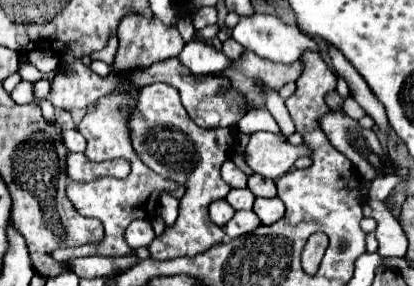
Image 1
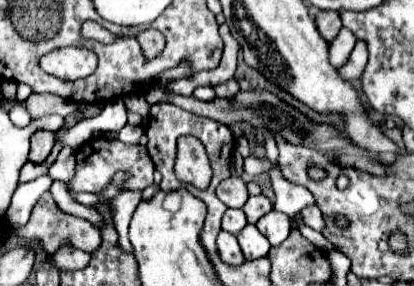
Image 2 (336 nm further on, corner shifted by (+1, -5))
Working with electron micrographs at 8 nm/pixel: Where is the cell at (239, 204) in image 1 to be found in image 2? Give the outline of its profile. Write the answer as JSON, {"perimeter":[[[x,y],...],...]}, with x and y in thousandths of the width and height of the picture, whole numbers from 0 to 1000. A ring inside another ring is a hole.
{"perimeter":[[[548,731],[543,752],[539,752],[539,801],[572,822],[587,794],[597,787],[597,766],[592,766],[592,745],[582,731]]]}

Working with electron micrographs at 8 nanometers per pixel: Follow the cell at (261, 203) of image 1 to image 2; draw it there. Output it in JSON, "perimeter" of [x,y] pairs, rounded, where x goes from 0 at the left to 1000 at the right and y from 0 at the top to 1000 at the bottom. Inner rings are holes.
{"perimeter":[[[659,731],[621,773],[621,801],[645,829],[655,864],[669,864],[698,829],[703,780],[698,780],[698,759],[688,745],[674,745]]]}

